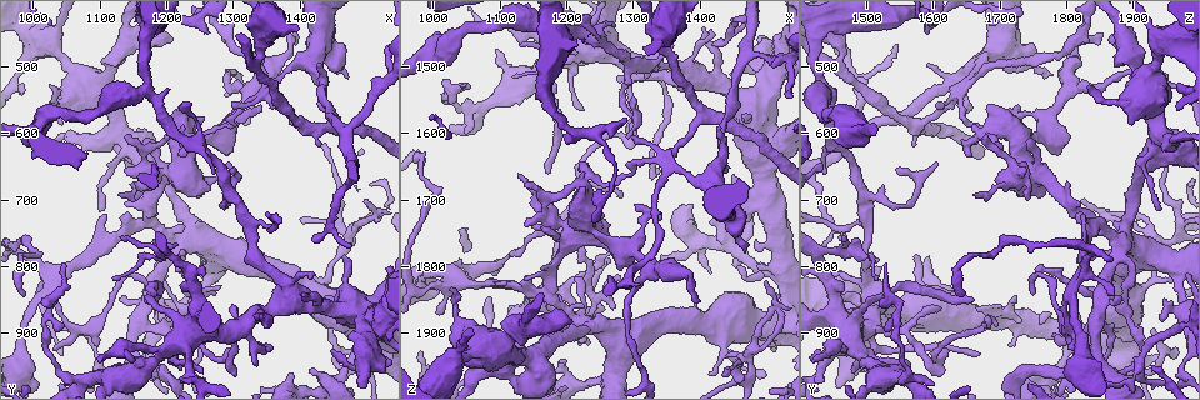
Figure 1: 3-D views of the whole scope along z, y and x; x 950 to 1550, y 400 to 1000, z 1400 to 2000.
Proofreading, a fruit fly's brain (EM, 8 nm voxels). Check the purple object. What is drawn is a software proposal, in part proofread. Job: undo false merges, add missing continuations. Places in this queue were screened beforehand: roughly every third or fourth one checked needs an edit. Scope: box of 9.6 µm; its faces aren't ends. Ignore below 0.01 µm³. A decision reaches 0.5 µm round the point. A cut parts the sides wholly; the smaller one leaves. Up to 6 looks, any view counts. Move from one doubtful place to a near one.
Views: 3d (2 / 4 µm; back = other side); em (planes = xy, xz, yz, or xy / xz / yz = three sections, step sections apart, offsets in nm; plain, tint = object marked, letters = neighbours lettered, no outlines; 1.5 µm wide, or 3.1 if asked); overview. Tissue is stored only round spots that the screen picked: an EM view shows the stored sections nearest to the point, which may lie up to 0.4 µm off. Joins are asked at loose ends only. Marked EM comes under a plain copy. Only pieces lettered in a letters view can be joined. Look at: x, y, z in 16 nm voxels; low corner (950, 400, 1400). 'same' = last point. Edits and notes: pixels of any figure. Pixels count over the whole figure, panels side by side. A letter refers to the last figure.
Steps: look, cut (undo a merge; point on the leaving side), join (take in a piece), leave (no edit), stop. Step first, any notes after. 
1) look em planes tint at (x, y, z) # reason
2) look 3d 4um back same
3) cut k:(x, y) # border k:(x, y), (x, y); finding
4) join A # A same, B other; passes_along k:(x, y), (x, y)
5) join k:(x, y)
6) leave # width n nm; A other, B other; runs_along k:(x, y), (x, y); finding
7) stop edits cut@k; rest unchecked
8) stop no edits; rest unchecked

look em planes letters at (1280, 830, 1815) # free end

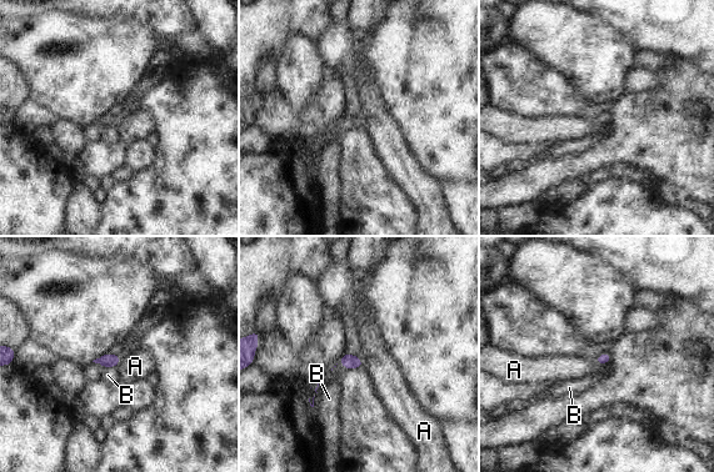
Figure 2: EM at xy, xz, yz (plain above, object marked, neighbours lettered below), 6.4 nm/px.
leave # longest_contact A 110 nm; A other, B other; border 2:(594, 358), (598, 363), (609, 361); no lettered piece goes on from it

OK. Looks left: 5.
look 3d 2um at (1250, 920, 1865) # abrupt turn

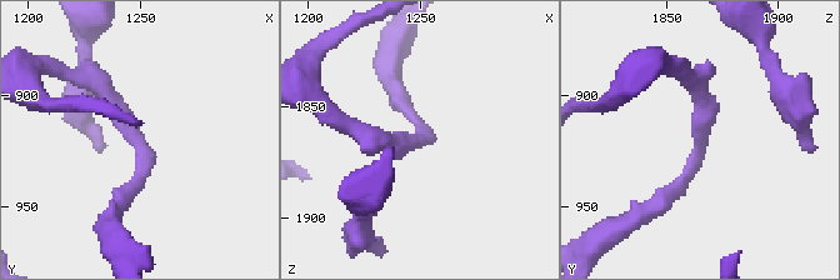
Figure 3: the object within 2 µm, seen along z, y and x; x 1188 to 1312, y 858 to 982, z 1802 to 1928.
look em planes letters at (1249, 920, 1867) # now the EM

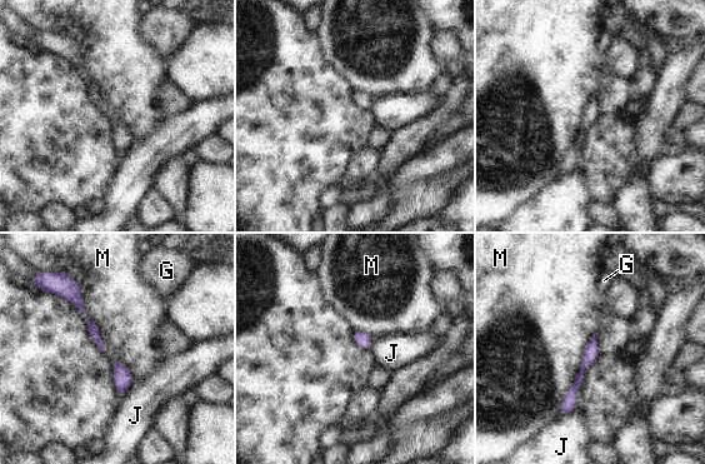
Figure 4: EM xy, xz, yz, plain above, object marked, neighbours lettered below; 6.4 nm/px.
leave # G other, J other, M other; runs_along 4:(594, 339), (569, 404), (563, 410); continuous, no second neuron

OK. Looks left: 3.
look em xz step 4 tint at (1105, 710, 1940) # thin end

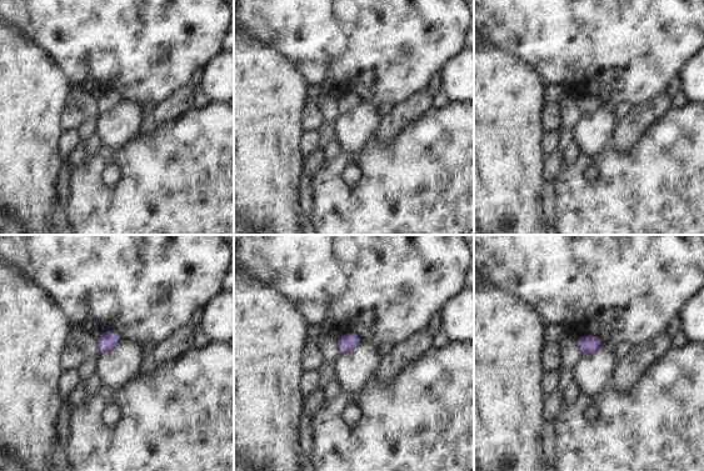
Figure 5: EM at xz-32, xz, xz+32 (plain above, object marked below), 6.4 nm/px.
look em planes tint same # cut it another way

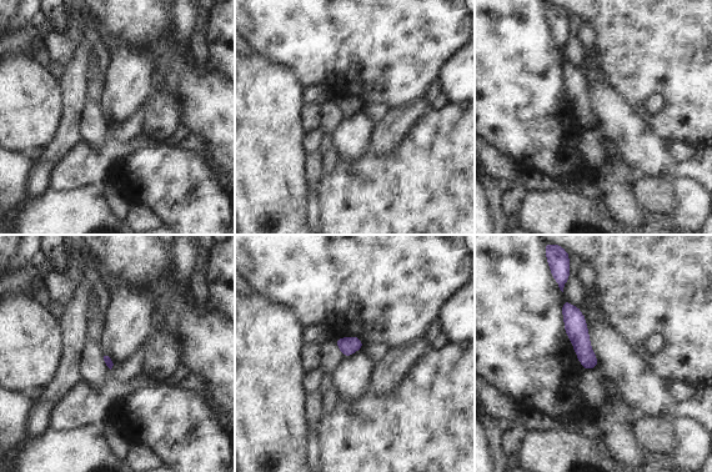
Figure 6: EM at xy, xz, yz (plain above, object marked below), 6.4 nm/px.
look em planes letters same

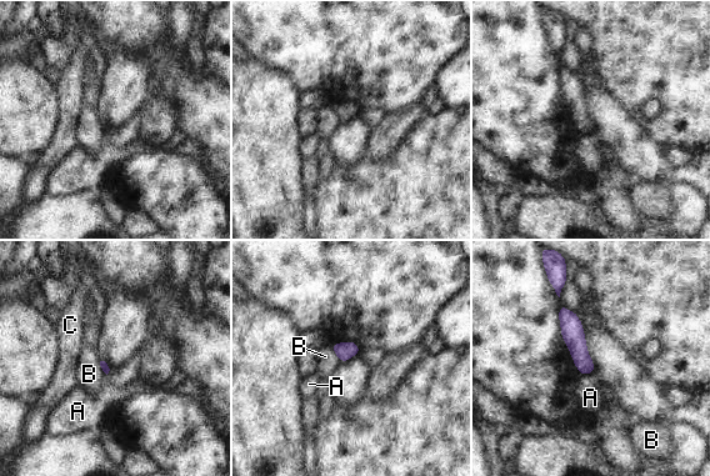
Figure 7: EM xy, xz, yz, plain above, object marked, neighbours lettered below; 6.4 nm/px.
leave # A other, B other, C other; runs_along 7:(561, 310), (569, 320), (586, 371); none of them fits

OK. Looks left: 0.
stop no edits; rest unchecked

